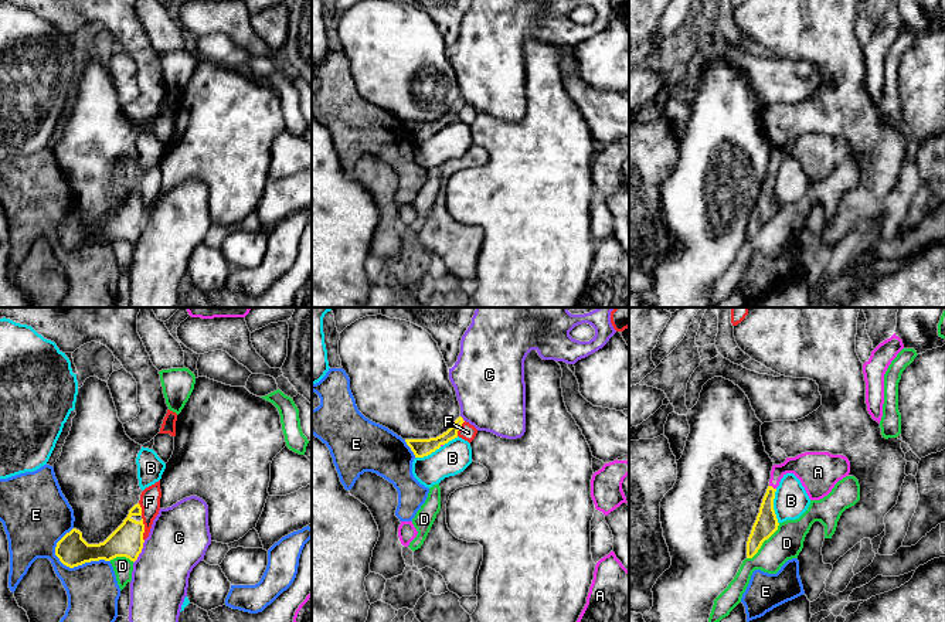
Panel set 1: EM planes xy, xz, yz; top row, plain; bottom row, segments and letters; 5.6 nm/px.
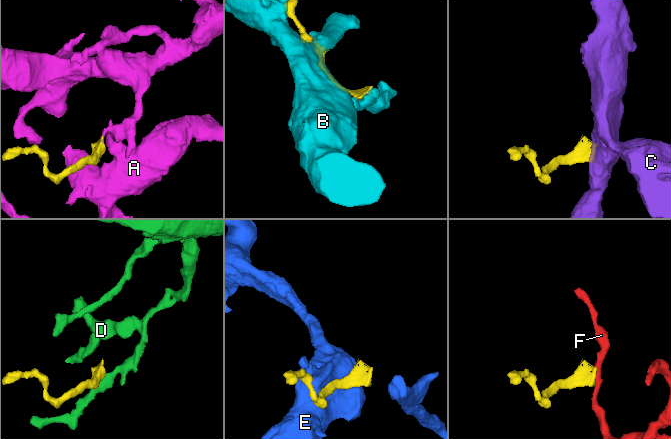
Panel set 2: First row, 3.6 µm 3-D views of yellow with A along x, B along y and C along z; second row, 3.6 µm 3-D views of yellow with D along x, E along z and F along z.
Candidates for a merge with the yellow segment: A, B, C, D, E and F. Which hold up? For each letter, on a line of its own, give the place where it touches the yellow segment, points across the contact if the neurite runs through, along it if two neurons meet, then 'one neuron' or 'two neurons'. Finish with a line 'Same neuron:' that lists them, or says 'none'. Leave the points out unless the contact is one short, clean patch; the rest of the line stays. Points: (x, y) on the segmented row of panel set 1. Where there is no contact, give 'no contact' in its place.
A: contact yz (771, 486); way yz (767, 523), (767, 502), (771, 486), (785, 468), (811, 468); one neuron
B: contact yz (772, 506); two neurons
C: contact xy (140, 551); border xy (145, 540), (133, 563); two neurons
D: contact yz (762, 541); border yz (779, 523), (761, 547), (747, 558); two neurons
E: contact xy (78, 564); two neurons
F: contact xy (143, 529); border xy (142, 517), (143, 540); two neurons
Same neuron: A

